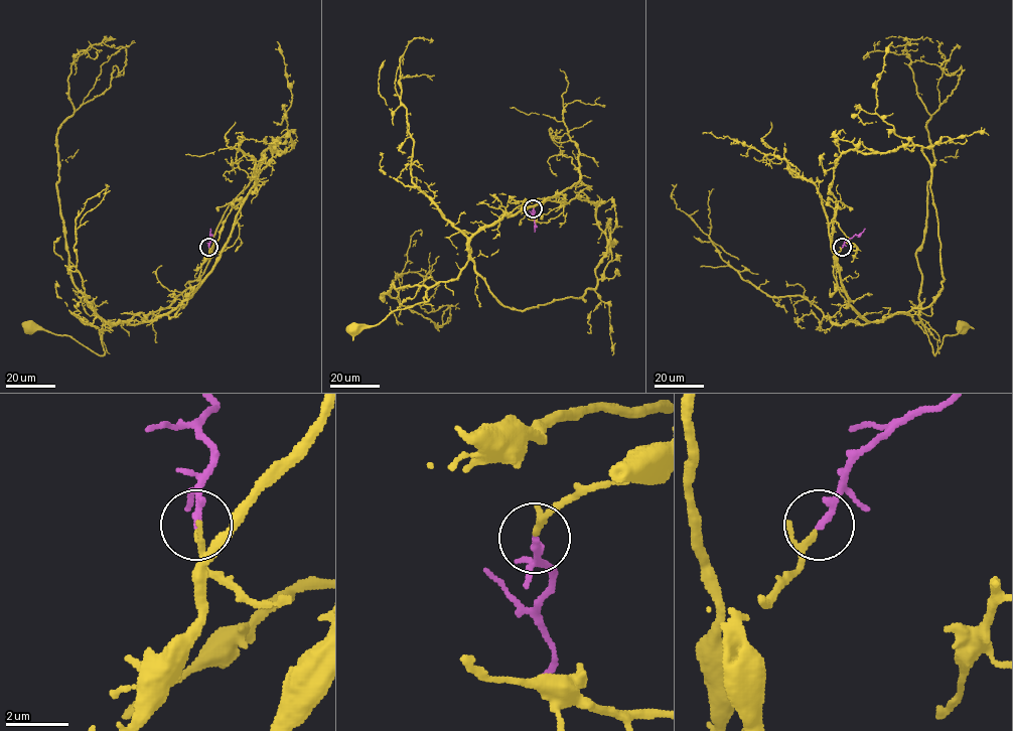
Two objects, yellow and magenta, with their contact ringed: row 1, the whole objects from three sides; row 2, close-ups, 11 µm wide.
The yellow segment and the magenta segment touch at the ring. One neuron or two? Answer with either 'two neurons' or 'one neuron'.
one neuron

